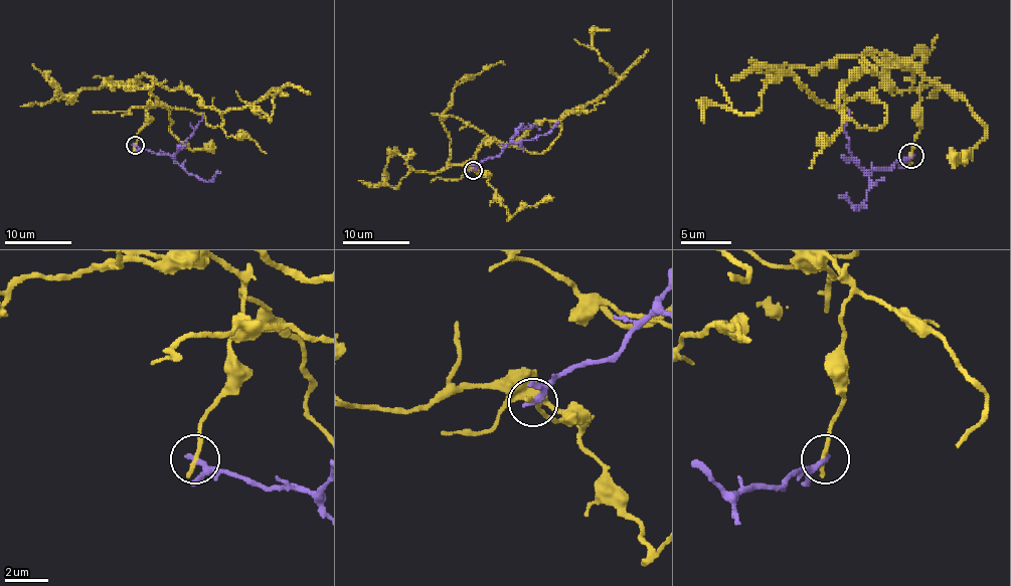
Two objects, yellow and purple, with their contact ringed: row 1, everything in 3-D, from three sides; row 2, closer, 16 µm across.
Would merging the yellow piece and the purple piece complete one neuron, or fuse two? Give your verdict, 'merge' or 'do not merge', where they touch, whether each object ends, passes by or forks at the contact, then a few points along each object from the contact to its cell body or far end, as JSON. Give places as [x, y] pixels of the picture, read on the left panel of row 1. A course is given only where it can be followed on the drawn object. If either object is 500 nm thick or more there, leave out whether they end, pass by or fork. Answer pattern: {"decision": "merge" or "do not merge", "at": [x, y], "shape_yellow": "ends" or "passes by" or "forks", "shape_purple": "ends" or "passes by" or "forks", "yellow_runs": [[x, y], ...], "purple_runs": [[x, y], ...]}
{"decision": "do not merge", "at": [135, 145], "shape_yellow": "ends", "shape_purple": "passes by", "yellow_runs": [[135, 145], [150, 90], [137, 82], [143, 74], [220, 115], [215, 126], [153, 105], [93, 111]], "purple_runs": [[135, 145], [168, 153], [189, 173], [207, 182], [220, 172]]}

